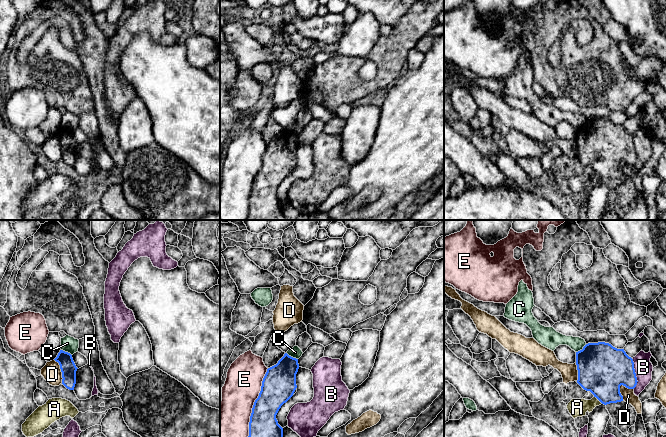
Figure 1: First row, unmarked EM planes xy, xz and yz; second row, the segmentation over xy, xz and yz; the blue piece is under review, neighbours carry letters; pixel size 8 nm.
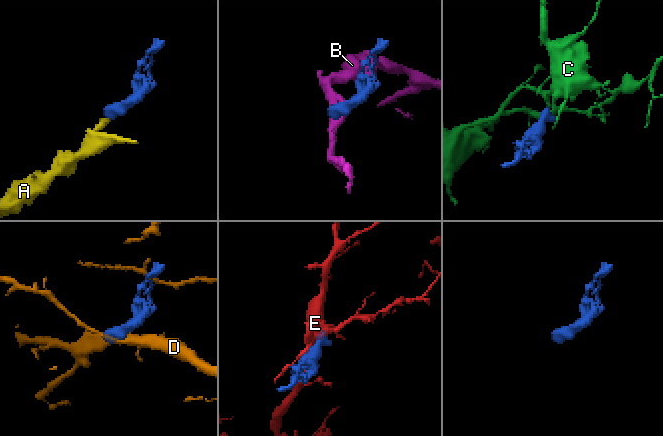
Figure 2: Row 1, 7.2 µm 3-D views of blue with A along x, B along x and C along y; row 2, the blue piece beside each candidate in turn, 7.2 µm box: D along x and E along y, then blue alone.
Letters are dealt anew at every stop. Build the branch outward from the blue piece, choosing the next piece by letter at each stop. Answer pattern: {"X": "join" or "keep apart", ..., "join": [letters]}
{"A": "join", "B": "keep apart", "C": "keep apart", "D": "keep apart", "E": "keep apart", "join": ["A"]}

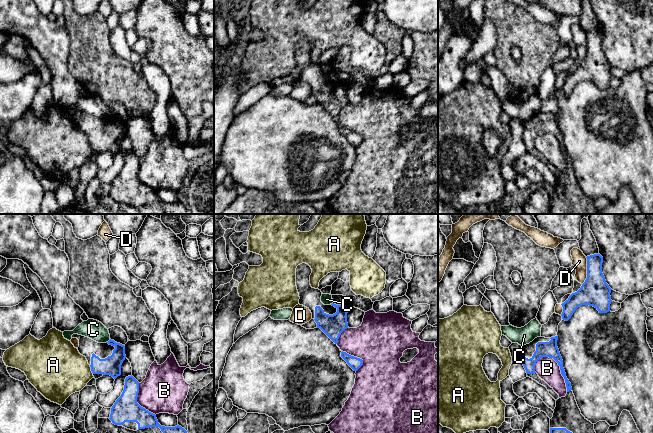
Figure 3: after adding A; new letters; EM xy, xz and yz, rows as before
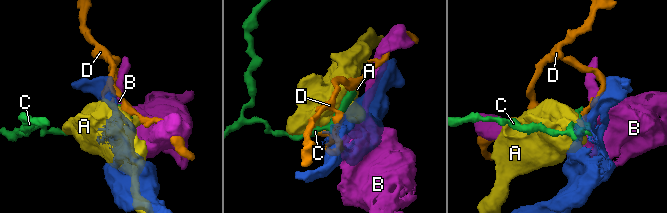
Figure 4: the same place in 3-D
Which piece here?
{"A": "keep apart", "B": "keep apart", "C": "keep apart", "D": "keep apart", "join": []}

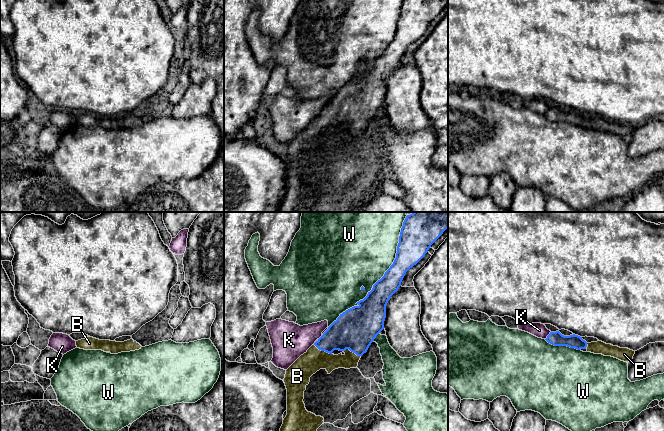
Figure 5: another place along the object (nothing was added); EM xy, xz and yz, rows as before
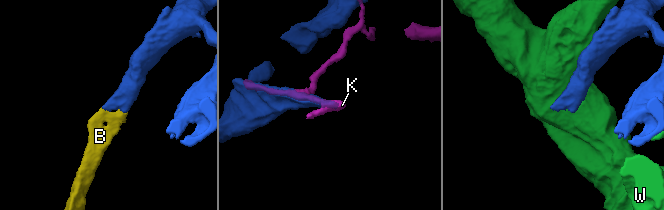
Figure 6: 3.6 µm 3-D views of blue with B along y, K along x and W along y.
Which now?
{"B": "join", "K": "keep apart", "W": "keep apart", "join": ["B"]}

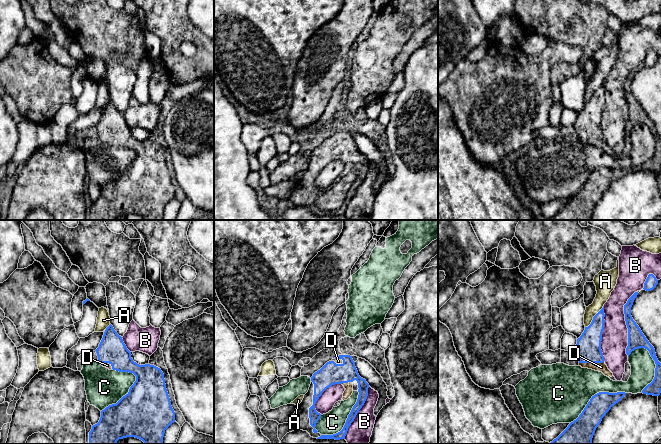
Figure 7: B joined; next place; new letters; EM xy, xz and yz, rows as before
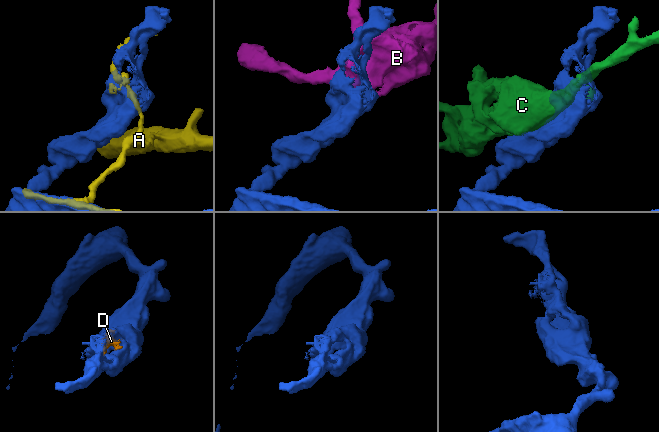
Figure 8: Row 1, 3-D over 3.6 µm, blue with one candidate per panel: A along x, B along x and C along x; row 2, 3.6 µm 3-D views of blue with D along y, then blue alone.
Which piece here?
{"A": "keep apart", "B": "keep apart", "C": "keep apart", "D": "join", "join": ["D"]}

